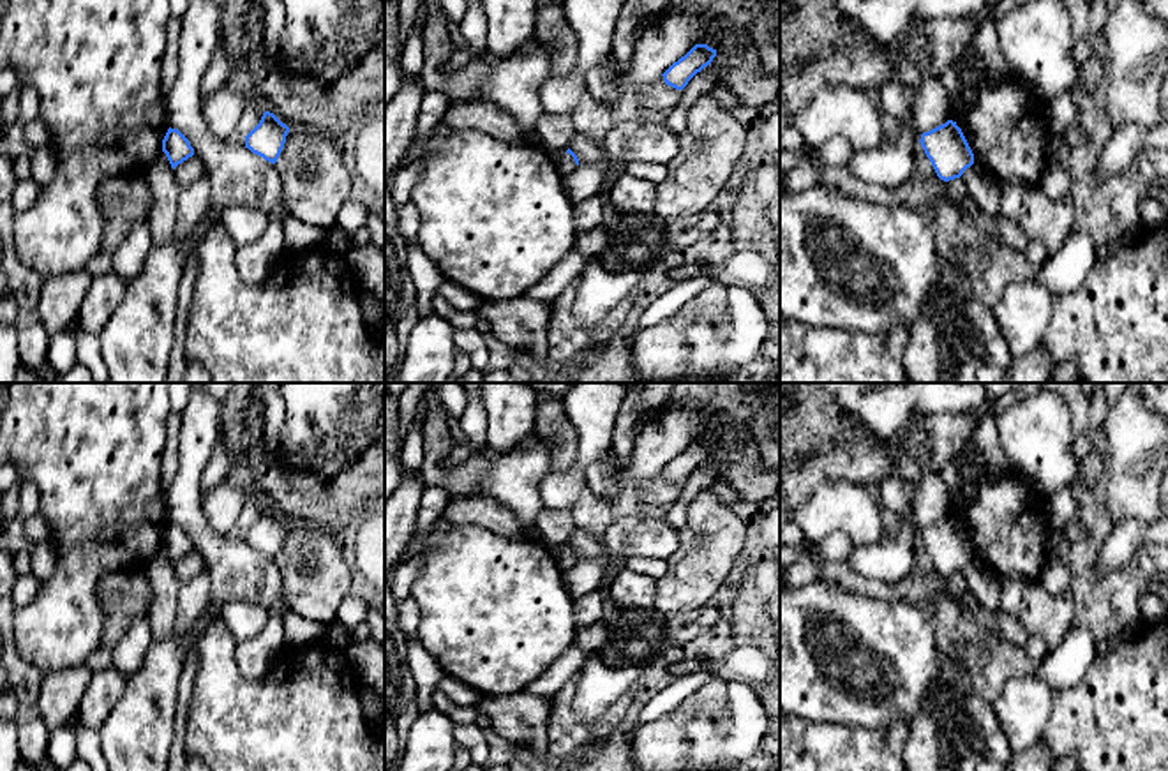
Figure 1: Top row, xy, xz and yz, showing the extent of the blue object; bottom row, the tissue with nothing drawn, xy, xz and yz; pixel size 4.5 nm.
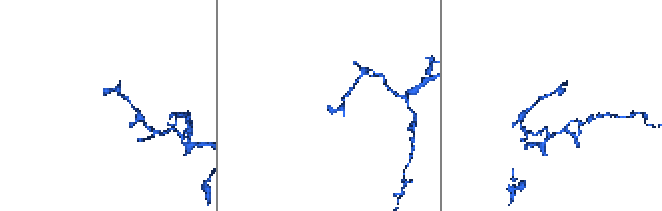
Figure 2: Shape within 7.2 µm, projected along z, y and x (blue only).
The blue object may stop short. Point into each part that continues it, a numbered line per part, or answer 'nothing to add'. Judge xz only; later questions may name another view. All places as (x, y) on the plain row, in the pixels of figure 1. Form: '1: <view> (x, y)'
nothing to add

